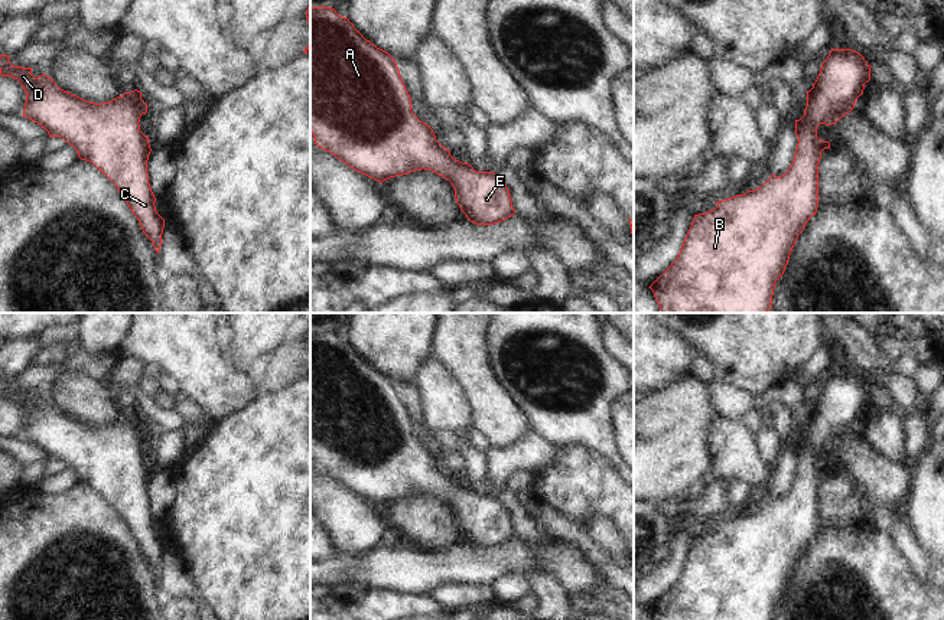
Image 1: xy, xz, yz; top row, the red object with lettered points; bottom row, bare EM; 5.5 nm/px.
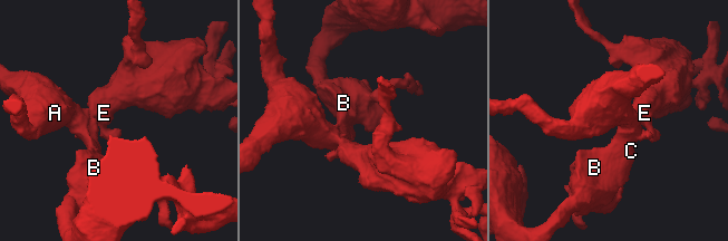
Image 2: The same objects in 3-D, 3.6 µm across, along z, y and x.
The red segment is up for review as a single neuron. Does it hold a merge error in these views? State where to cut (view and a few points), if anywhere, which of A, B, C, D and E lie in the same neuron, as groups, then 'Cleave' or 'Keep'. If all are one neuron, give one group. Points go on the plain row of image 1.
No split. Groups: A B C D E. Keep

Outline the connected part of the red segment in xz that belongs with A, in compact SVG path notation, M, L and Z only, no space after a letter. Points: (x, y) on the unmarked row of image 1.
M310 330L310 456L315 467L383 506L416 493L432 493L449 503L468 544L494 548L515 533L507 508L492 495L476 495L450 479L426 446L411 434L411 421L394 381L367 363L332 330Z

